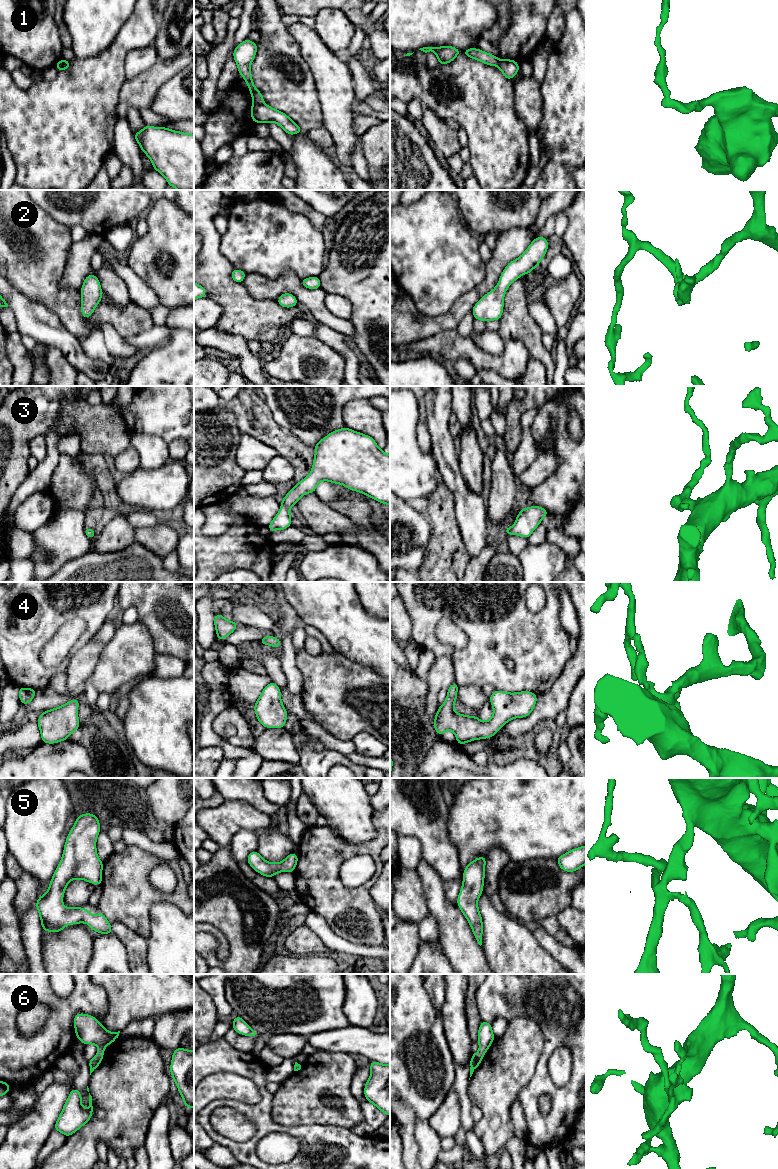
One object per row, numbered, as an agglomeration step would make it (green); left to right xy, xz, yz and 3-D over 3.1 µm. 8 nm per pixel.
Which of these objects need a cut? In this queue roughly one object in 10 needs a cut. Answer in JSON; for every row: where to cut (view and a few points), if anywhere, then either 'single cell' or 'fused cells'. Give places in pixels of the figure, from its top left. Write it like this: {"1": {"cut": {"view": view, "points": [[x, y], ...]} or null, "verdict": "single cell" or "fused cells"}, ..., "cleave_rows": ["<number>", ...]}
{"1": {"cut": {"view": "xz", "points": [[253, 102], [263, 103]]}, "verdict": "fused cells"}, "2": {"cut": null, "verdict": "single cell"}, "3": {"cut": null, "verdict": "single cell"}, "4": {"cut": null, "verdict": "single cell"}, "5": {"cut": null, "verdict": "single cell"}, "6": {"cut": null, "verdict": "single cell"}, "cleave_rows": ["1"]}

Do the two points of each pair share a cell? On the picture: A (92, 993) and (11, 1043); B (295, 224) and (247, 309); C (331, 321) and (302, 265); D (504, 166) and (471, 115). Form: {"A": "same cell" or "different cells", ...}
{"A": "same cell", "B": "different cells", "C": "different cells", "D": "same cell"}

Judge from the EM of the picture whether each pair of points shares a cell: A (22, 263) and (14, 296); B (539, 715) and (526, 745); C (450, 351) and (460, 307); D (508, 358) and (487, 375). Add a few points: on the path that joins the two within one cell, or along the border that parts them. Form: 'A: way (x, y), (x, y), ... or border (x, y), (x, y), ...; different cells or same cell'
A: border (10, 283), (36, 301); different cells
B: border (554, 719), (545, 719), (533, 729), (510, 735); different cells
C: border (455, 329), (442, 330), (432, 336); different cells
D: border (477, 368), (489, 368), (495, 370), (500, 375); different cells

